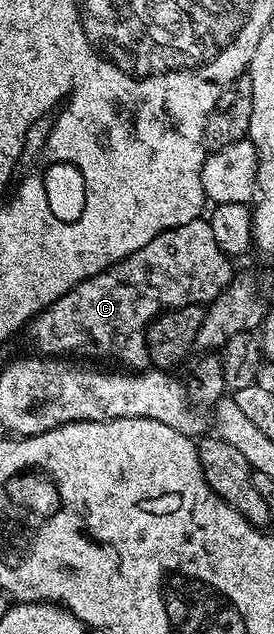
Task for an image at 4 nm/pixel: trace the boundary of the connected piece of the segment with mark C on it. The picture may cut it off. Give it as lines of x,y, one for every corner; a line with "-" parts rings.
197,219
177,229
162,231
146,247
134,251
126,259
104,269
78,284
66,295
62,295
49,309
42,309
30,322
32,329
32,345
37,354
57,359
96,359
92,357
109,357
117,361
117,366
128,371
143,371
149,368
148,327
153,317
165,307
181,305
204,305
211,303
232,284
234,272
233,262
228,254
218,247
214,239
214,231
210,231
207,220

